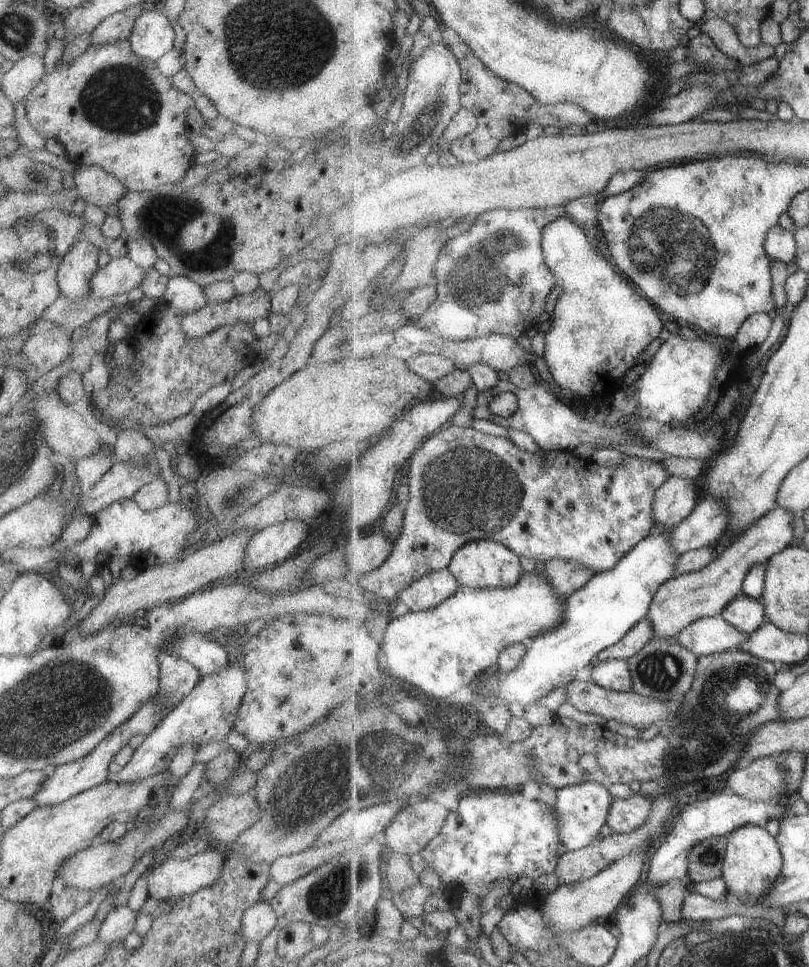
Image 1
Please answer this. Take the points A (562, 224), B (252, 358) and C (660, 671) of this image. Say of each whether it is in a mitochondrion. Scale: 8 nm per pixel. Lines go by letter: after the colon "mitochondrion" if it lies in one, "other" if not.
A: other
B: other
C: mitochondrion

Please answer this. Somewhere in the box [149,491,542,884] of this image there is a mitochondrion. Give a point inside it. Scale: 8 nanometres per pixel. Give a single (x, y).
(376, 763)

